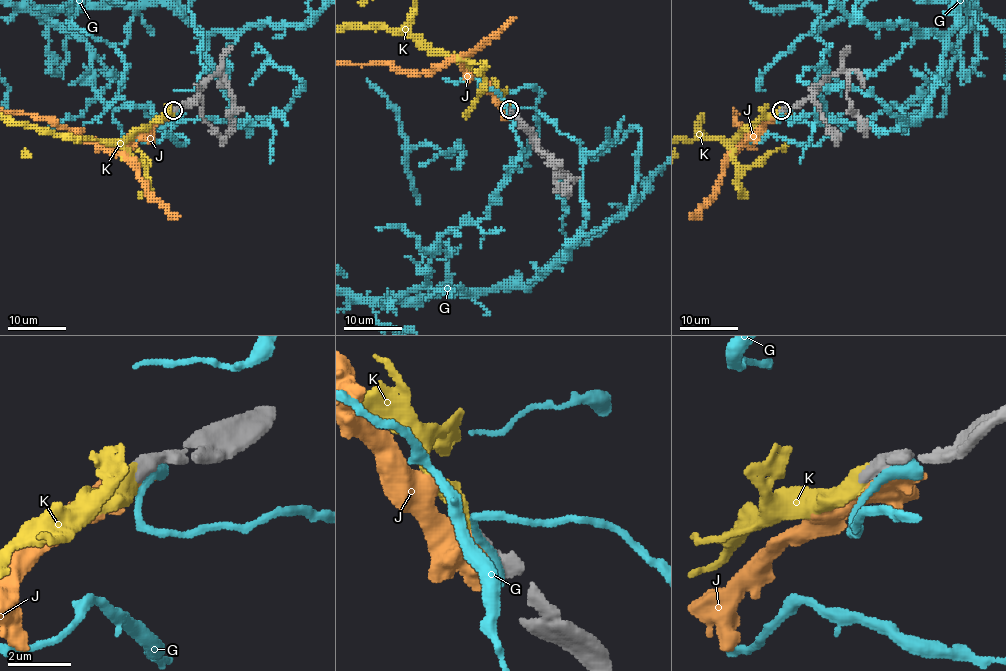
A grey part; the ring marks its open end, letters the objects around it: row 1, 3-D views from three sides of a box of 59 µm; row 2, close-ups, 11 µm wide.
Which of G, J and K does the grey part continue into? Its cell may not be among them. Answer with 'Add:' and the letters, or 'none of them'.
Add: K

